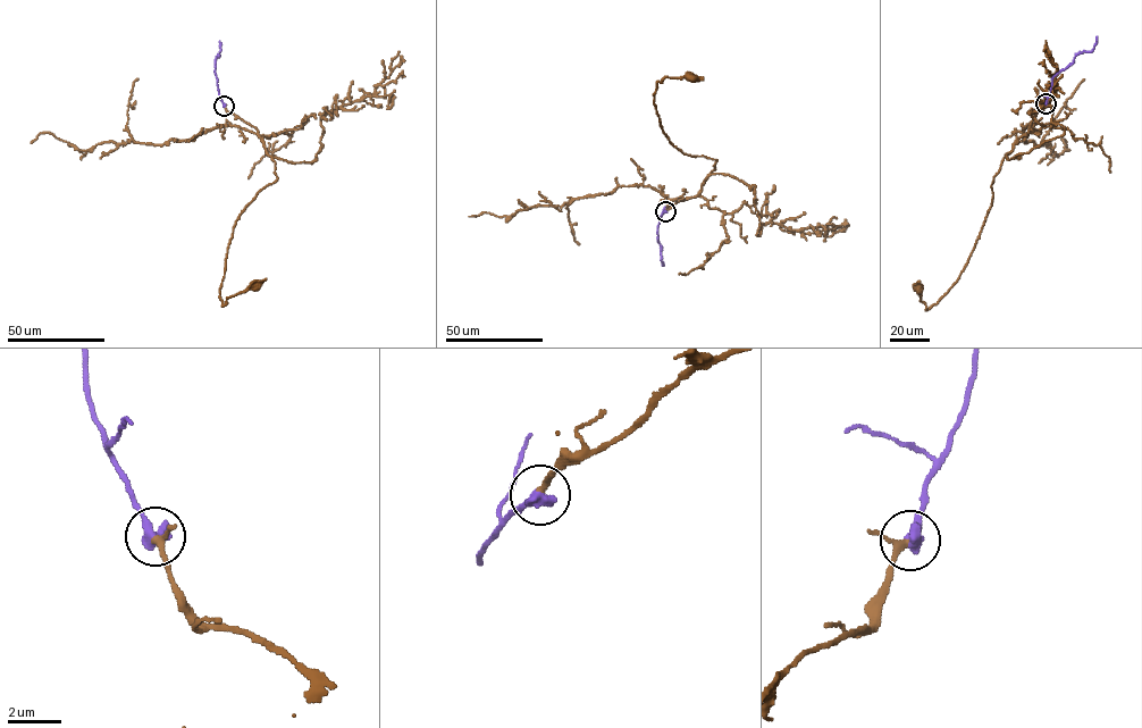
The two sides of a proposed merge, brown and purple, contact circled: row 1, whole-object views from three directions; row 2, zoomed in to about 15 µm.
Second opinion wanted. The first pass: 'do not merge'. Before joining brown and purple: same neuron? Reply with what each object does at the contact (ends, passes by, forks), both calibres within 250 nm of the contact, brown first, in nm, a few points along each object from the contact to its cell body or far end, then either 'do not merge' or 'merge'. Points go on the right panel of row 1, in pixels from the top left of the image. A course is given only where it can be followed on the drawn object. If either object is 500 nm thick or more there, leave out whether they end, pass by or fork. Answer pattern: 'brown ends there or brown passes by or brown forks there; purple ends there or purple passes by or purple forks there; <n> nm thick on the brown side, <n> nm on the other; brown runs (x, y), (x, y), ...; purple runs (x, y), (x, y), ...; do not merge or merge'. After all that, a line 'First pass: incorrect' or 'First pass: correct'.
190 nm thick on the brown side, 550 nm on the other; brown runs (1046, 103), (1034, 115), (1030, 131), (1006, 155), (994, 176), (991, 204), (958, 278), (926, 309), (918, 289); purple runs (1046, 103), (1052, 78), (1072, 64), (1075, 56), (1091, 51), (1097, 36); merge
First pass: incorrect

